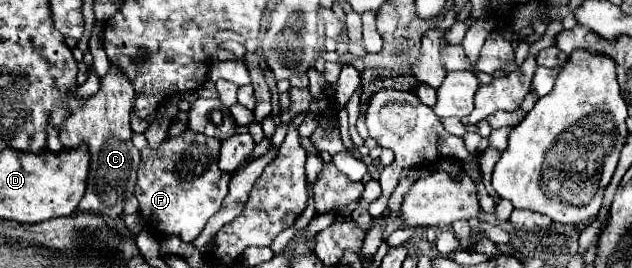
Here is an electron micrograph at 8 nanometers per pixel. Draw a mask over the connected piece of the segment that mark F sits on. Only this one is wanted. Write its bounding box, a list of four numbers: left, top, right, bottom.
[135,129,231,243]

